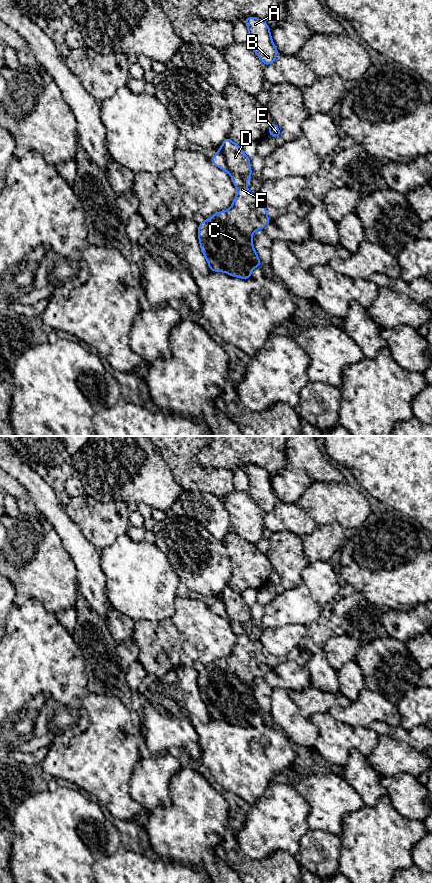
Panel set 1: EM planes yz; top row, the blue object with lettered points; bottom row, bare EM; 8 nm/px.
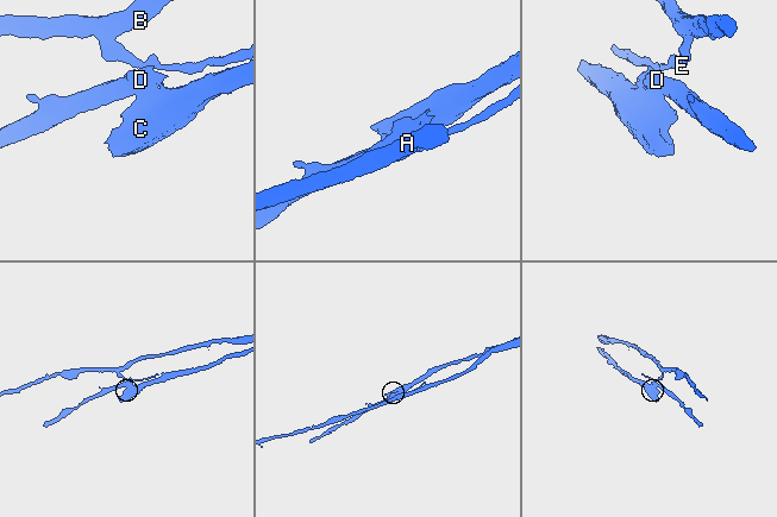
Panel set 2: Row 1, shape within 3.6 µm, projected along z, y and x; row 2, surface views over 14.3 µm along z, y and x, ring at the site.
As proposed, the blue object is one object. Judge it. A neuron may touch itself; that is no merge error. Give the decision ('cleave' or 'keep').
cleave

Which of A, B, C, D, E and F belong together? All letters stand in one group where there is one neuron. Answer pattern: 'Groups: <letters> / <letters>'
Groups: A B C E F / D

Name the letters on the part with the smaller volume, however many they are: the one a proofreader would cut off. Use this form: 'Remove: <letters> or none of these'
Remove: D

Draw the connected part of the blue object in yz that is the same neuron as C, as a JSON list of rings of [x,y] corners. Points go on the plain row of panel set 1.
[[[220,598],[211,610],[230,622],[237,642],[228,658],[217,660],[199,672],[201,699],[211,719],[251,726],[252,718],[261,713],[253,694],[253,681],[270,670],[267,656],[249,639],[246,627],[229,619]]]

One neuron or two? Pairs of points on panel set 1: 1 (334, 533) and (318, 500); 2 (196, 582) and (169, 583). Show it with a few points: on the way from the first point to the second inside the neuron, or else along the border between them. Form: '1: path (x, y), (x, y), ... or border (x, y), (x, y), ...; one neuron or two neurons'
1: border (318, 524), (339, 524), (346, 530); two neurons
2: border (168, 561), (180, 582); two neurons

